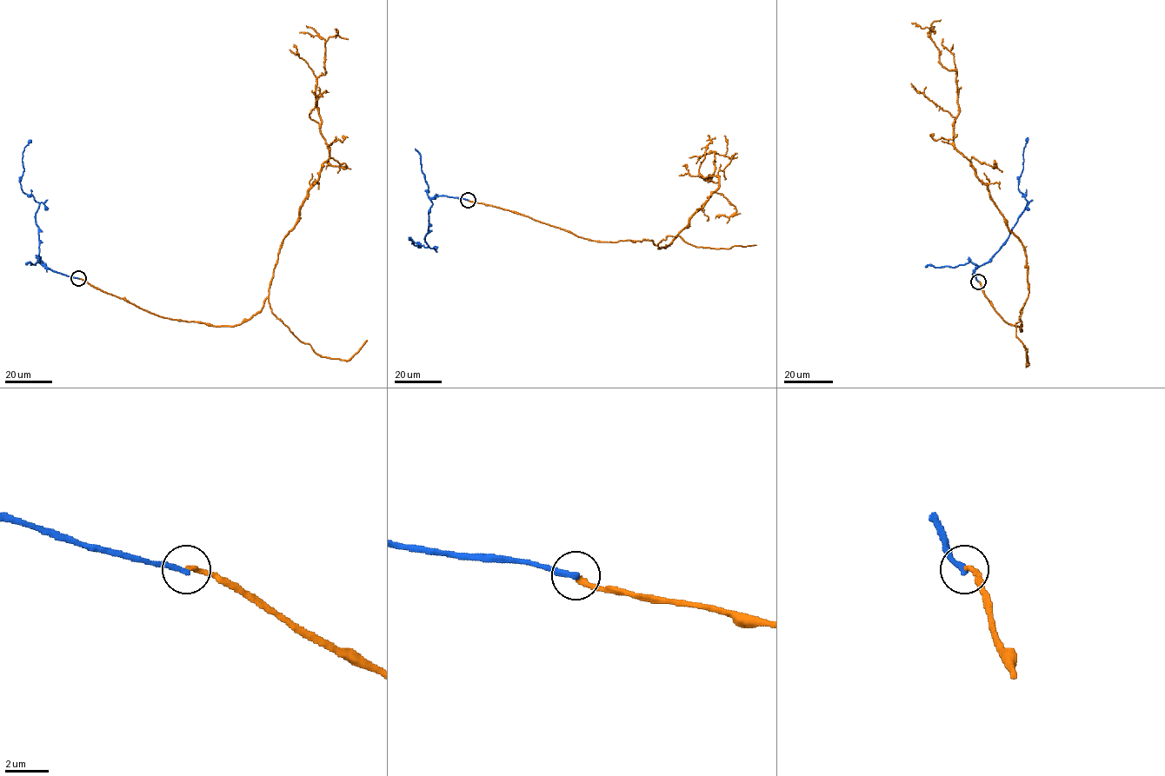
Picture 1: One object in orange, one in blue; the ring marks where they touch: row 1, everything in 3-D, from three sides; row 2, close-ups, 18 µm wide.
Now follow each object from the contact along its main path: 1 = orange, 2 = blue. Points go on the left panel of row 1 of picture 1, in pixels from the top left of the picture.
1: (78, 278), (171, 319), (236, 326), (256, 315), (283, 237), (329, 157), (316, 87), (335, 29)
2: (78, 278), (42, 264), (36, 221), (39, 203), (23, 191), (20, 183), (24, 169), (23, 153), (30, 140)

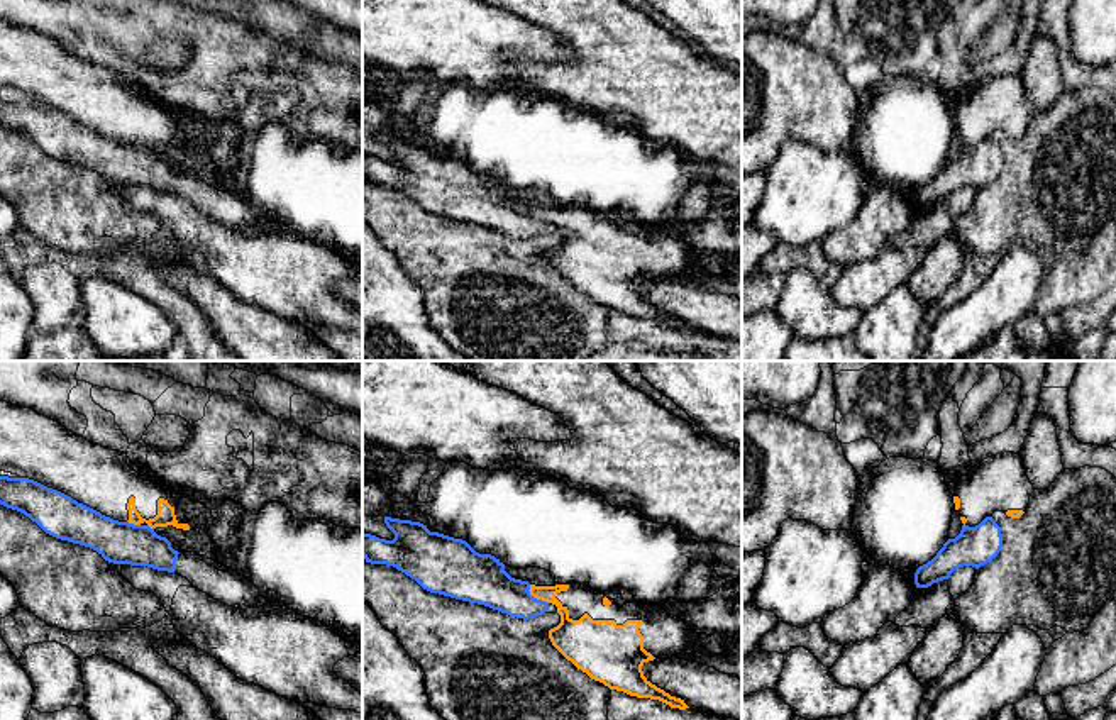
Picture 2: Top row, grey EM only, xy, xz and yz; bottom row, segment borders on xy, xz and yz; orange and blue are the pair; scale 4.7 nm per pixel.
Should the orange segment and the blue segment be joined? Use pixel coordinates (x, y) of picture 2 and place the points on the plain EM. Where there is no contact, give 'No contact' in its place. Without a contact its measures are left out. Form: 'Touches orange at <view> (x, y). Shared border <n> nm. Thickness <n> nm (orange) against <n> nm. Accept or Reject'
Touches orange at xz (535, 217). Shared border 130 nm. Thickness 170 nm (orange) against 220 nm. Reject

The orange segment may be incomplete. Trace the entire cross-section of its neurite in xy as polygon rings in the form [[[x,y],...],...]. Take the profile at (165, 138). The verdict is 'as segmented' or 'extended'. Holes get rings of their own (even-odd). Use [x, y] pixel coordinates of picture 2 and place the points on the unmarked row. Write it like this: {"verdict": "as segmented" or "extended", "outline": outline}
{"verdict": "extended", "outline": [[[0,22],[0,91],[58,110],[105,137],[134,146],[205,151],[212,130],[146,97],[127,75],[97,66],[61,44],[30,30]]]}

